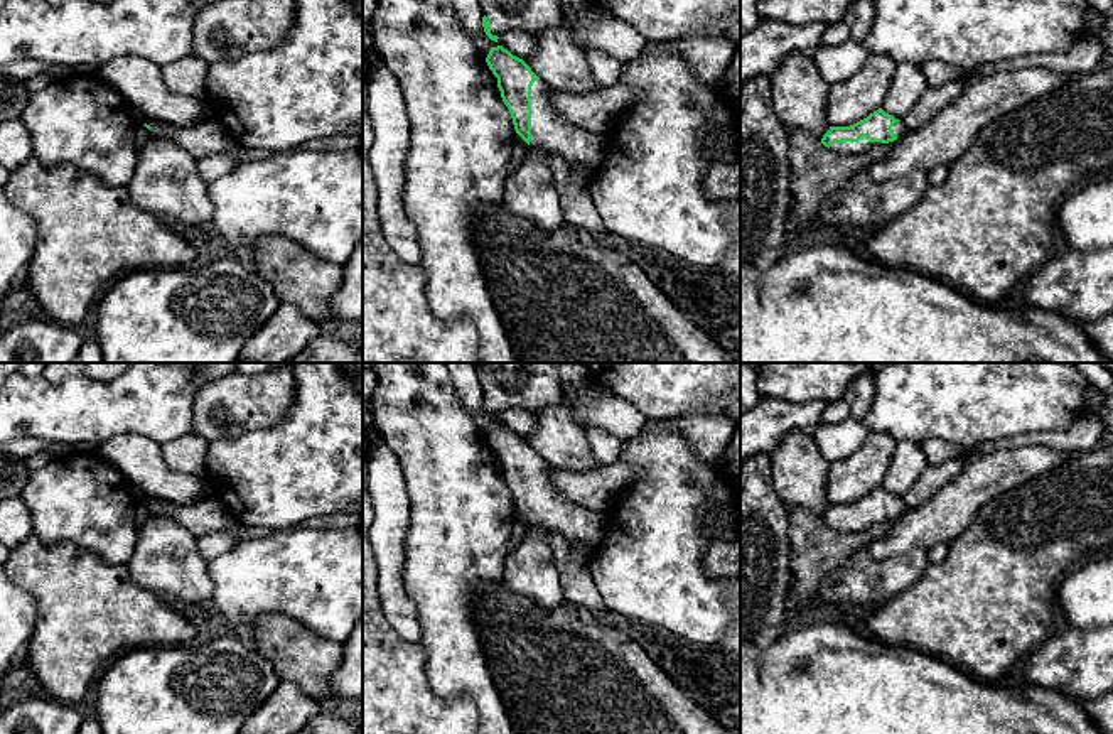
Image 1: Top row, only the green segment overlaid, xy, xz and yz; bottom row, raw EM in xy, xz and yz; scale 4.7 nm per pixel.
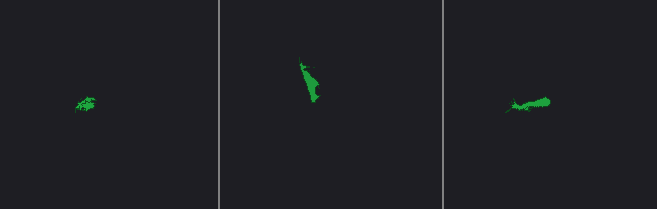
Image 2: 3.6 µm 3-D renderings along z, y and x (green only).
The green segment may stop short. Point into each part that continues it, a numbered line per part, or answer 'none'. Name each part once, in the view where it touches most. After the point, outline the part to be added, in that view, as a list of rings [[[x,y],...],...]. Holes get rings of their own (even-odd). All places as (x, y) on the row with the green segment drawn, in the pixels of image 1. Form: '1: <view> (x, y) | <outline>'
1: xz (550, 132) | [[[541,79],[531,86],[530,147],[560,155],[570,165],[587,165],[597,170],[607,155],[605,135],[589,132],[556,113],[546,89]]]

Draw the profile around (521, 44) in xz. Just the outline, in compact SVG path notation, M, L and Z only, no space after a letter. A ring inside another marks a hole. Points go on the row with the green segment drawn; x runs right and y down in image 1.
M509 30L503 32L497 39L499 46L508 49L513 56L523 59L524 62L535 54L536 51L536 37L535 34L523 32L523 30Z

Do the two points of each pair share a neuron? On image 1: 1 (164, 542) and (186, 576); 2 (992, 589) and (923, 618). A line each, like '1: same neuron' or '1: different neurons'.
1: same neuron
2: same neuron

